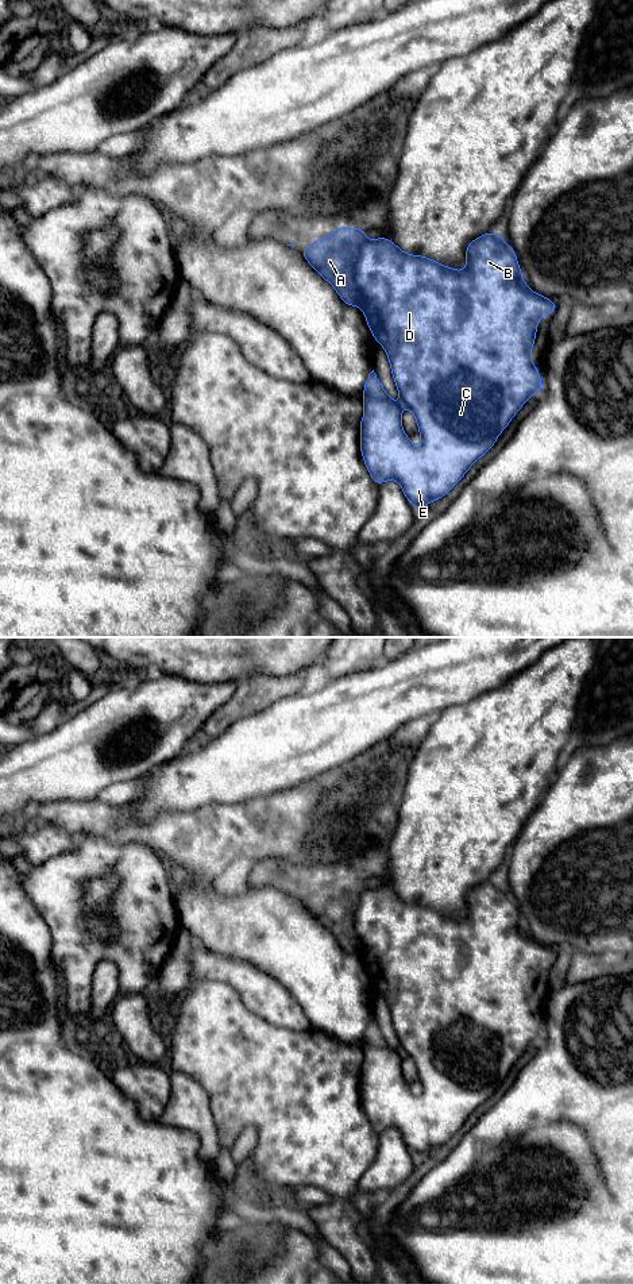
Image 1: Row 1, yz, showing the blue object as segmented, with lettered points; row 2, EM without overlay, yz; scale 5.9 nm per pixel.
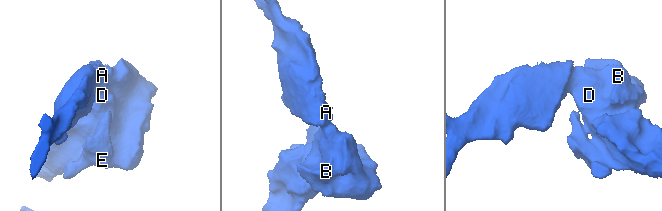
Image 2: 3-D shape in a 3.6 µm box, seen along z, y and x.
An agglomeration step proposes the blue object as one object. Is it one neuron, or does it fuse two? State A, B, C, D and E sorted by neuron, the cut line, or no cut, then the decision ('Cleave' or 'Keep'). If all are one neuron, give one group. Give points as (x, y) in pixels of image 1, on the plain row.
Groups: A / B C D E. Split along yz (365, 889), (355, 912), (355, 933), (361, 940), (361, 952). Cleave

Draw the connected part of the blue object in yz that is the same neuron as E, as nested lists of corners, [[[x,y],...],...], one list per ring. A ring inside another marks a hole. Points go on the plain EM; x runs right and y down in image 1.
[[[498,880],[474,887],[466,897],[466,911],[467,915],[458,919],[422,903],[405,902],[383,884],[364,890],[355,911],[355,932],[362,940],[362,957],[367,973],[387,1002],[402,1049],[391,1049],[374,1018],[368,1022],[362,1048],[362,1104],[378,1134],[387,1127],[395,1127],[417,1158],[444,1145],[467,1118],[493,1096],[499,1081],[528,1045],[539,1042],[543,1036],[543,1027],[530,1007],[530,998],[541,963],[552,964],[557,951],[525,933],[516,901]],[[404,1054],[416,1064],[422,1084],[420,1095],[414,1095],[402,1077]]]

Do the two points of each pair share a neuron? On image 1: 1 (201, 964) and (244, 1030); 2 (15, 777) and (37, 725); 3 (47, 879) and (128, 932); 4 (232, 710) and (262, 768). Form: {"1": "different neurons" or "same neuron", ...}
{"1": "different neurons", "2": "different neurons", "3": "same neuron", "4": "different neurons"}

